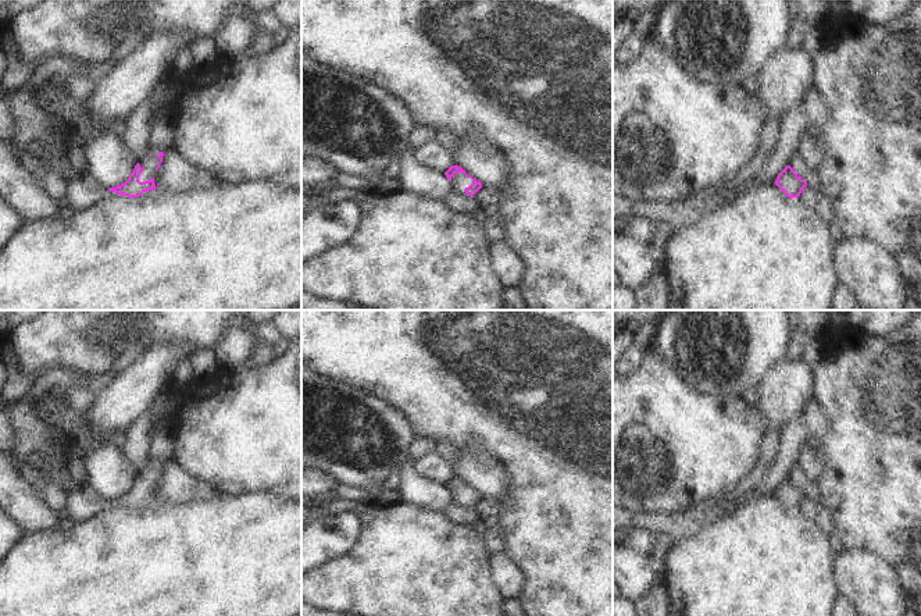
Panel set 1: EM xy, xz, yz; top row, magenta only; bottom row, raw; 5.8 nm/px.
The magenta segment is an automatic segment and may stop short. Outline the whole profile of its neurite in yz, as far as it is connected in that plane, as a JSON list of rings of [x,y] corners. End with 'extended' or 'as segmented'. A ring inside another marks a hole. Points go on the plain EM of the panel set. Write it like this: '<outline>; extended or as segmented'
[[[786,477],[774,494],[788,509],[799,509],[807,494],[790,477]]]; as segmented

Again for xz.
[[[451,477],[449,478],[449,481],[445,484],[446,489],[451,494],[451,488],[457,484],[463,484],[465,485],[468,489],[472,491],[472,495],[464,501],[465,506],[467,508],[474,508],[481,499],[482,499],[482,495],[475,492],[471,487],[468,487],[461,478],[458,477]]]; as segmented

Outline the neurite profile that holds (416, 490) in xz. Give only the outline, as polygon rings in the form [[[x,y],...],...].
[[[407,459],[399,473],[401,480],[395,499],[439,513],[450,506],[451,495],[445,484],[420,476],[413,460]]]

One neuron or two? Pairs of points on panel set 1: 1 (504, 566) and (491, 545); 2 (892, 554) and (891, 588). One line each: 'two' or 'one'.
1: two
2: two

